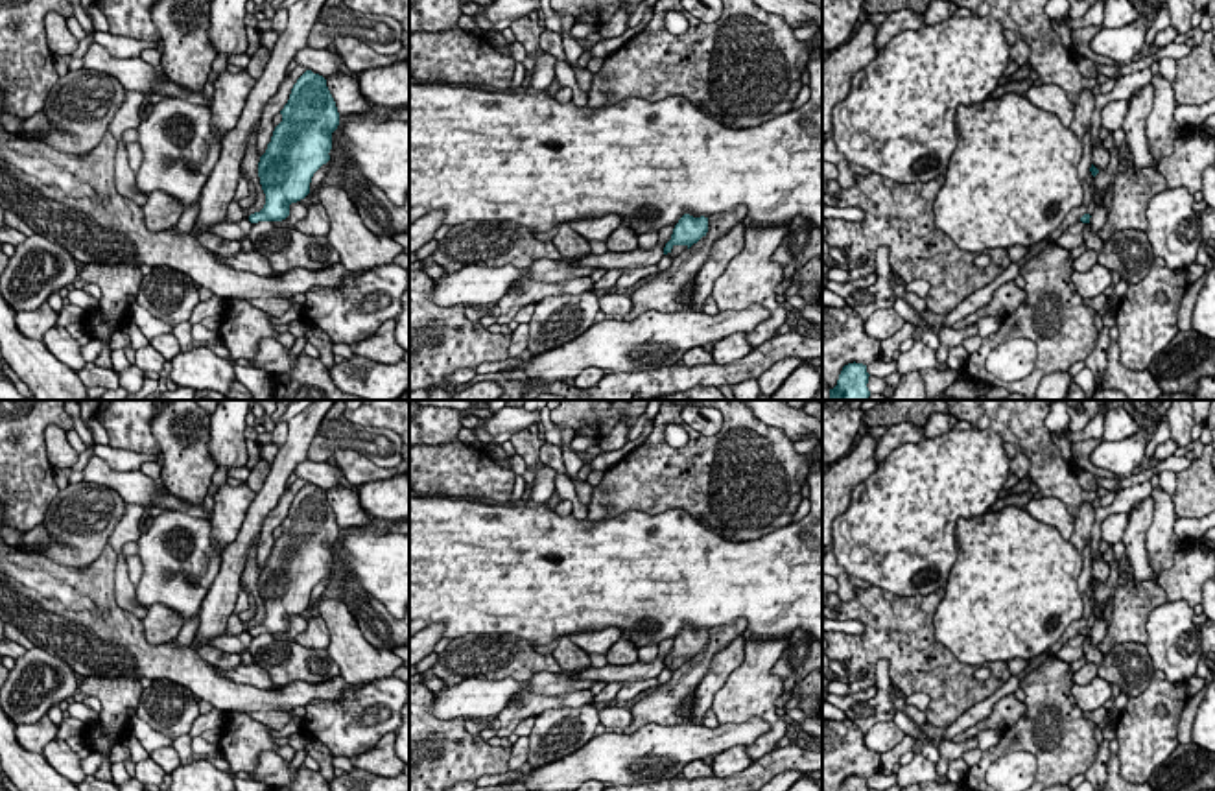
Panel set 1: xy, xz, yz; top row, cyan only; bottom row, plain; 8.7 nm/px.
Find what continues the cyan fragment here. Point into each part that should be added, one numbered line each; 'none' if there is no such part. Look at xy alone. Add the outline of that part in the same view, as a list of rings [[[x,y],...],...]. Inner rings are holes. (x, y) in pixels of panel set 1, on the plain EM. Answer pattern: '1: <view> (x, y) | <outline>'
none

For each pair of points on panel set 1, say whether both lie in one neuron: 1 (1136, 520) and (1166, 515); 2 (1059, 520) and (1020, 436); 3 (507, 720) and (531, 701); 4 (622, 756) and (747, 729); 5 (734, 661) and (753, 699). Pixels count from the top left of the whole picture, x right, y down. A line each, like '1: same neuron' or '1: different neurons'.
1: different neurons
2: different neurons
3: same neuron
4: same neuron
5: different neurons

